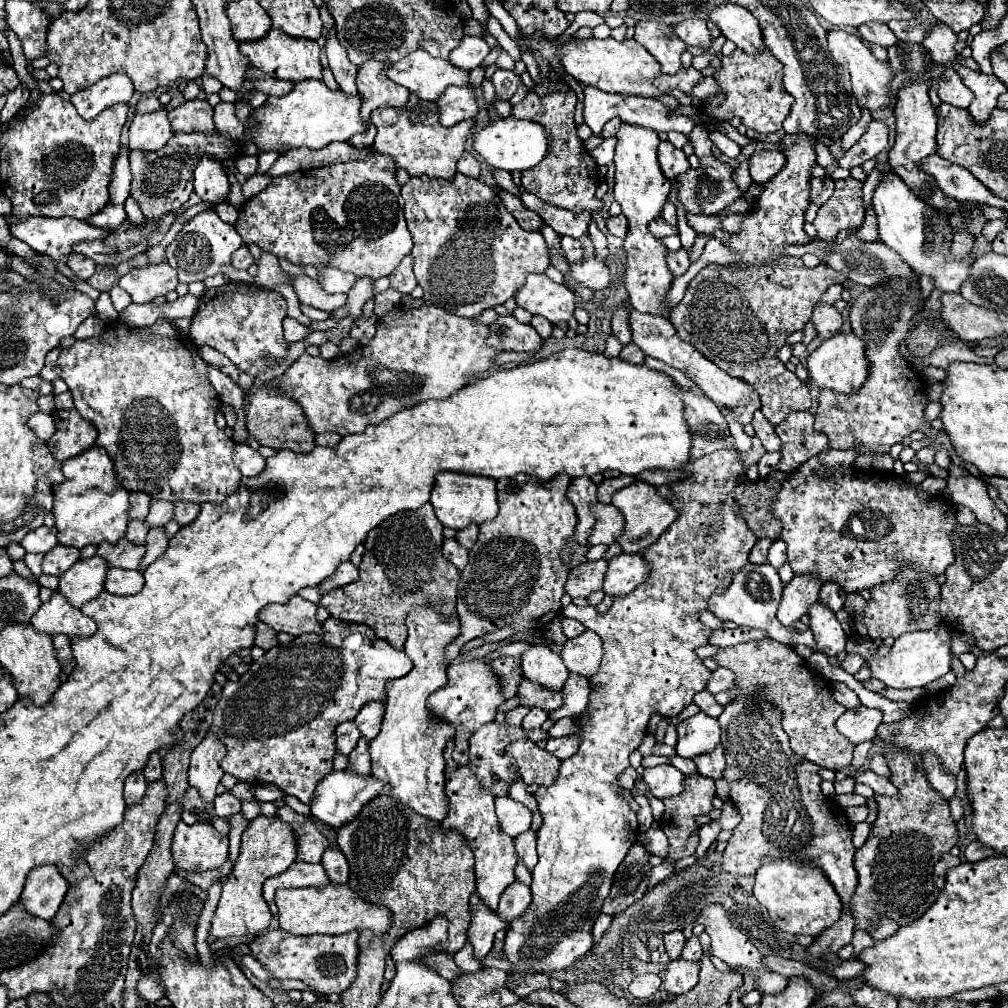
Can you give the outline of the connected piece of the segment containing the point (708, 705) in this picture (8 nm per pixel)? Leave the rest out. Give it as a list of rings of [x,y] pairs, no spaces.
[[[707,689],[701,691],[701,693],[697,693],[695,699],[693,699],[693,703],[695,703],[703,713],[707,713],[709,717],[719,717],[721,711],[723,711],[723,707],[713,699],[713,695],[711,695]]]

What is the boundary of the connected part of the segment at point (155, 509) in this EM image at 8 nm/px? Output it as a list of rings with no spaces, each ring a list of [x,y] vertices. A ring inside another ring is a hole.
[[[151,501],[151,511],[147,515],[147,523],[149,527],[157,527],[157,525],[167,525],[173,519],[173,503],[165,503],[165,501]]]

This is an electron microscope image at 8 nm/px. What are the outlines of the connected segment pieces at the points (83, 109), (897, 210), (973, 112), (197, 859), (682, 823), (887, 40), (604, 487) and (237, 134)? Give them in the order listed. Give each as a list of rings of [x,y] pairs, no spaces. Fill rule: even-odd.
[[[113,73],[99,83],[95,83],[89,89],[83,89],[71,97],[71,103],[75,105],[77,113],[91,121],[95,119],[103,109],[113,107],[117,103],[127,103],[133,95],[131,91],[131,79],[125,73]]]
[[[893,171],[883,173],[879,185],[875,187],[875,193],[871,197],[871,207],[877,215],[877,231],[881,241],[891,247],[893,251],[897,251],[901,255],[901,259],[911,265],[911,269],[917,275],[931,275],[935,279],[935,287],[943,289],[943,291],[953,291],[957,293],[963,285],[963,281],[969,277],[969,267],[975,261],[975,255],[971,253],[967,259],[957,261],[951,257],[949,251],[943,251],[943,233],[941,233],[941,225],[939,225],[939,213],[933,207],[927,207],[921,199],[917,199],[913,195],[913,191],[903,183],[903,179],[899,175],[895,175]],[[931,223],[933,225],[933,235],[935,235],[935,243],[927,245],[925,239],[925,225]]]
[[[955,65],[953,69],[963,77],[965,85],[975,95],[975,101],[967,109],[969,117],[973,119],[973,123],[985,125],[989,115],[991,115],[991,111],[993,111],[993,107],[997,107],[997,97],[1001,93],[1005,93],[1007,87],[993,75],[985,75],[981,71],[971,71],[971,69],[963,67],[963,65]]]
[[[183,821],[177,823],[173,835],[173,861],[175,873],[191,871],[203,873],[207,869],[221,867],[227,859],[229,839],[219,835],[217,829],[209,823],[195,823],[185,825]]]
[[[699,773],[687,775],[683,783],[683,793],[671,799],[663,799],[665,803],[665,813],[661,817],[661,829],[669,837],[669,859],[683,859],[695,853],[695,847],[699,843],[699,827],[695,823],[697,815],[709,815],[713,809],[711,801],[715,797],[715,781],[709,777],[703,777]]]
[[[865,23],[857,31],[859,31],[859,37],[867,43],[877,43],[881,47],[891,47],[897,43],[897,37],[887,27],[887,23]]]
[[[619,475],[619,477],[611,477],[611,479],[605,479],[599,487],[597,487],[597,497],[599,497],[599,503],[611,503],[611,495],[627,485],[631,485],[635,481],[635,477],[631,475]]]
[[[219,103],[215,107],[215,127],[227,135],[231,135],[233,139],[243,139],[243,125],[241,121],[235,117],[235,105],[233,103]]]

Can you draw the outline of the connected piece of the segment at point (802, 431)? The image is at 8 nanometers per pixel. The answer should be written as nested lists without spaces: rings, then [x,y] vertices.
[[[791,413],[779,427],[775,427],[781,439],[781,461],[779,471],[795,471],[807,459],[815,457],[819,451],[829,449],[827,435],[813,429],[813,415],[805,413]]]

